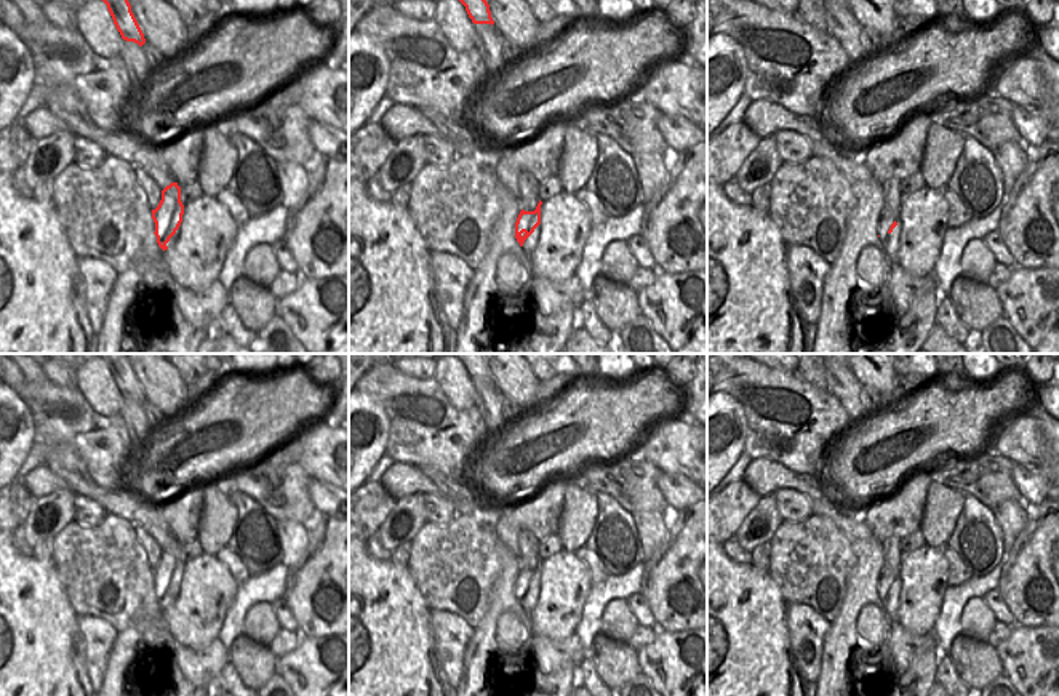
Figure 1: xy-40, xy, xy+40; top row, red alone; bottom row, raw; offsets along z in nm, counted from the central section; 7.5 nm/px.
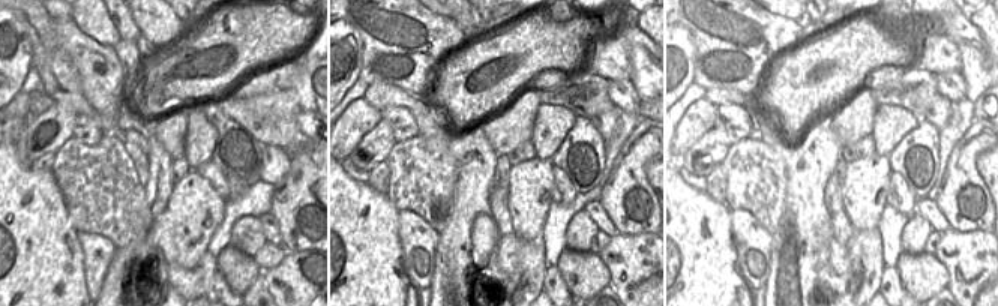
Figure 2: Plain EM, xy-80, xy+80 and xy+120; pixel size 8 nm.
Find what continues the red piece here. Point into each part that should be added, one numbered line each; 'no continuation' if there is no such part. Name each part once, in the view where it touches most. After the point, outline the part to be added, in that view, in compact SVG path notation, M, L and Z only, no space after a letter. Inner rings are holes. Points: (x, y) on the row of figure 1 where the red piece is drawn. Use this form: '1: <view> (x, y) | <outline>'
no continuation

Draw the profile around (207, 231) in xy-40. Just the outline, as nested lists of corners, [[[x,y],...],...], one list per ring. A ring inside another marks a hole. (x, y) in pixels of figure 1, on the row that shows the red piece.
[[[203,194],[200,198],[184,205],[179,229],[181,234],[176,243],[163,251],[163,261],[176,286],[202,293],[219,277],[226,254],[238,232],[238,226],[224,205],[214,197]]]

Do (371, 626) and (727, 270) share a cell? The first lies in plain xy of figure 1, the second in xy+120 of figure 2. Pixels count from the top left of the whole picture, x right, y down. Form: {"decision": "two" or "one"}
{"decision": "one"}

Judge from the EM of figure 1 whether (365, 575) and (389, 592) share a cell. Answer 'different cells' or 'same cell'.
same cell

